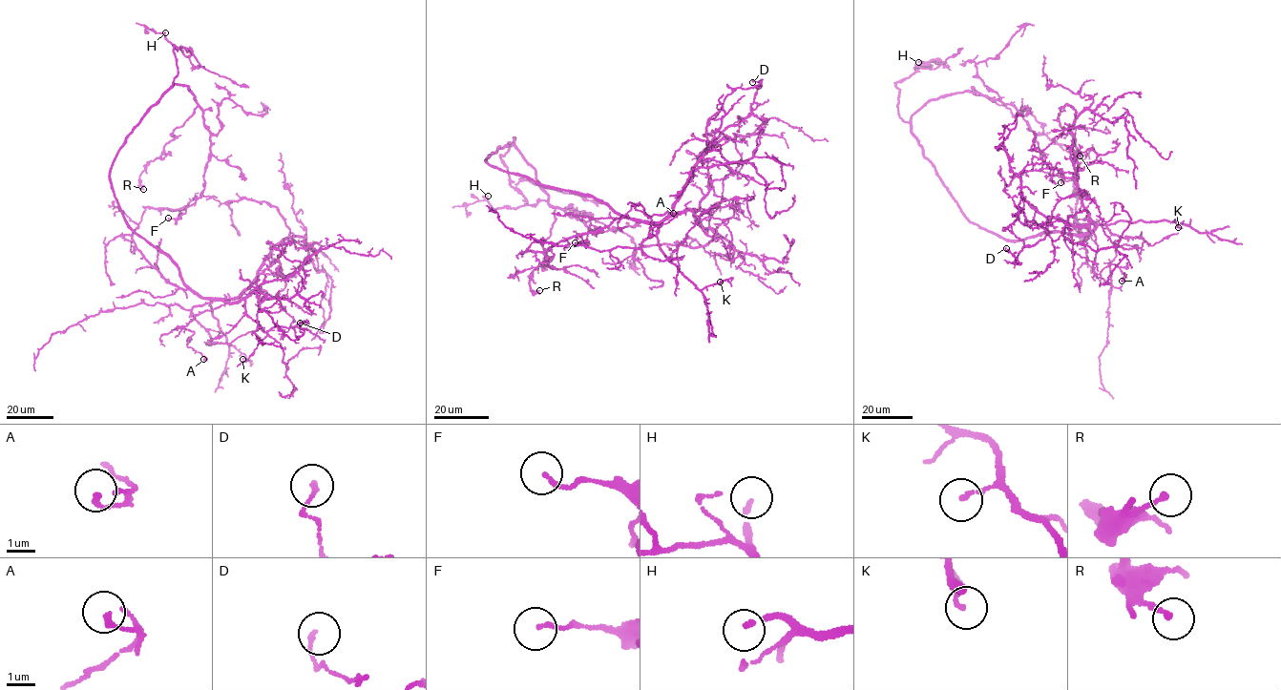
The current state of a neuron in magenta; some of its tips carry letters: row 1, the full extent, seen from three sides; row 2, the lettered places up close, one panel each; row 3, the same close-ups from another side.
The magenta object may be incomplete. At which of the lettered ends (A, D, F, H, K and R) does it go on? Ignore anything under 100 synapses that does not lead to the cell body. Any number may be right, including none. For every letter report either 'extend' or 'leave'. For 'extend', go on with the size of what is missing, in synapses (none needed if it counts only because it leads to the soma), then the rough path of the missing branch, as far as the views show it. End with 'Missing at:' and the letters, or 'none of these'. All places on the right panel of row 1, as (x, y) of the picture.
A: leave
D: leave
F: leave
H: leave
K: leave
R: leave
Missing at: none of these

